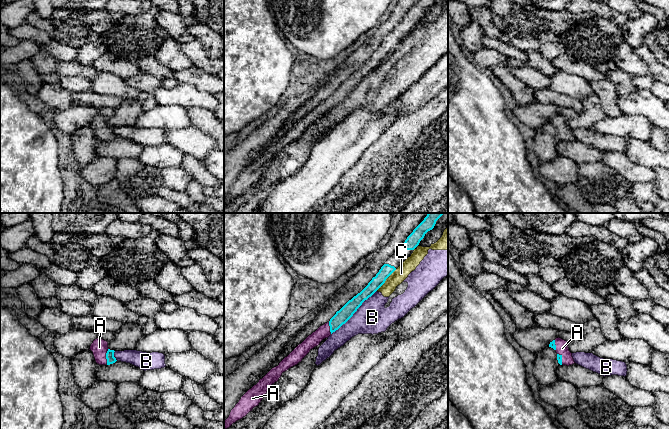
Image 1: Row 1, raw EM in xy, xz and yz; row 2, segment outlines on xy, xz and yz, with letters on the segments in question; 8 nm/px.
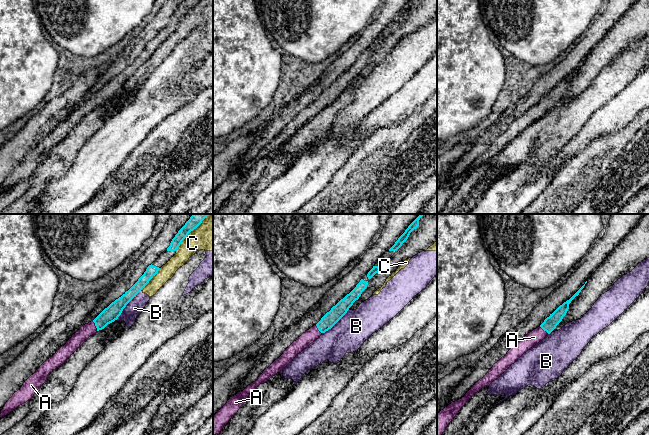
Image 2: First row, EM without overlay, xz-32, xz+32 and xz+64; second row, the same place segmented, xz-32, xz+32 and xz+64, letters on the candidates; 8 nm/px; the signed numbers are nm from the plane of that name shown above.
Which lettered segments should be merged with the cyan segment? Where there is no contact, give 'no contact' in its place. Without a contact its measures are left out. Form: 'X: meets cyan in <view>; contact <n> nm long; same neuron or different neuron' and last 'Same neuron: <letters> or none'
A: meets cyan in xy; contact 140 nm long; same neuron
B: meets cyan in xz; contact 500 nm long; different neuron
C: meets cyan in xz; contact 240 nm long; different neuron
Same neuron: A

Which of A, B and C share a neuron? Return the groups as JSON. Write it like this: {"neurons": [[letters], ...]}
{"neurons": [["A"], ["B", "C"]]}

